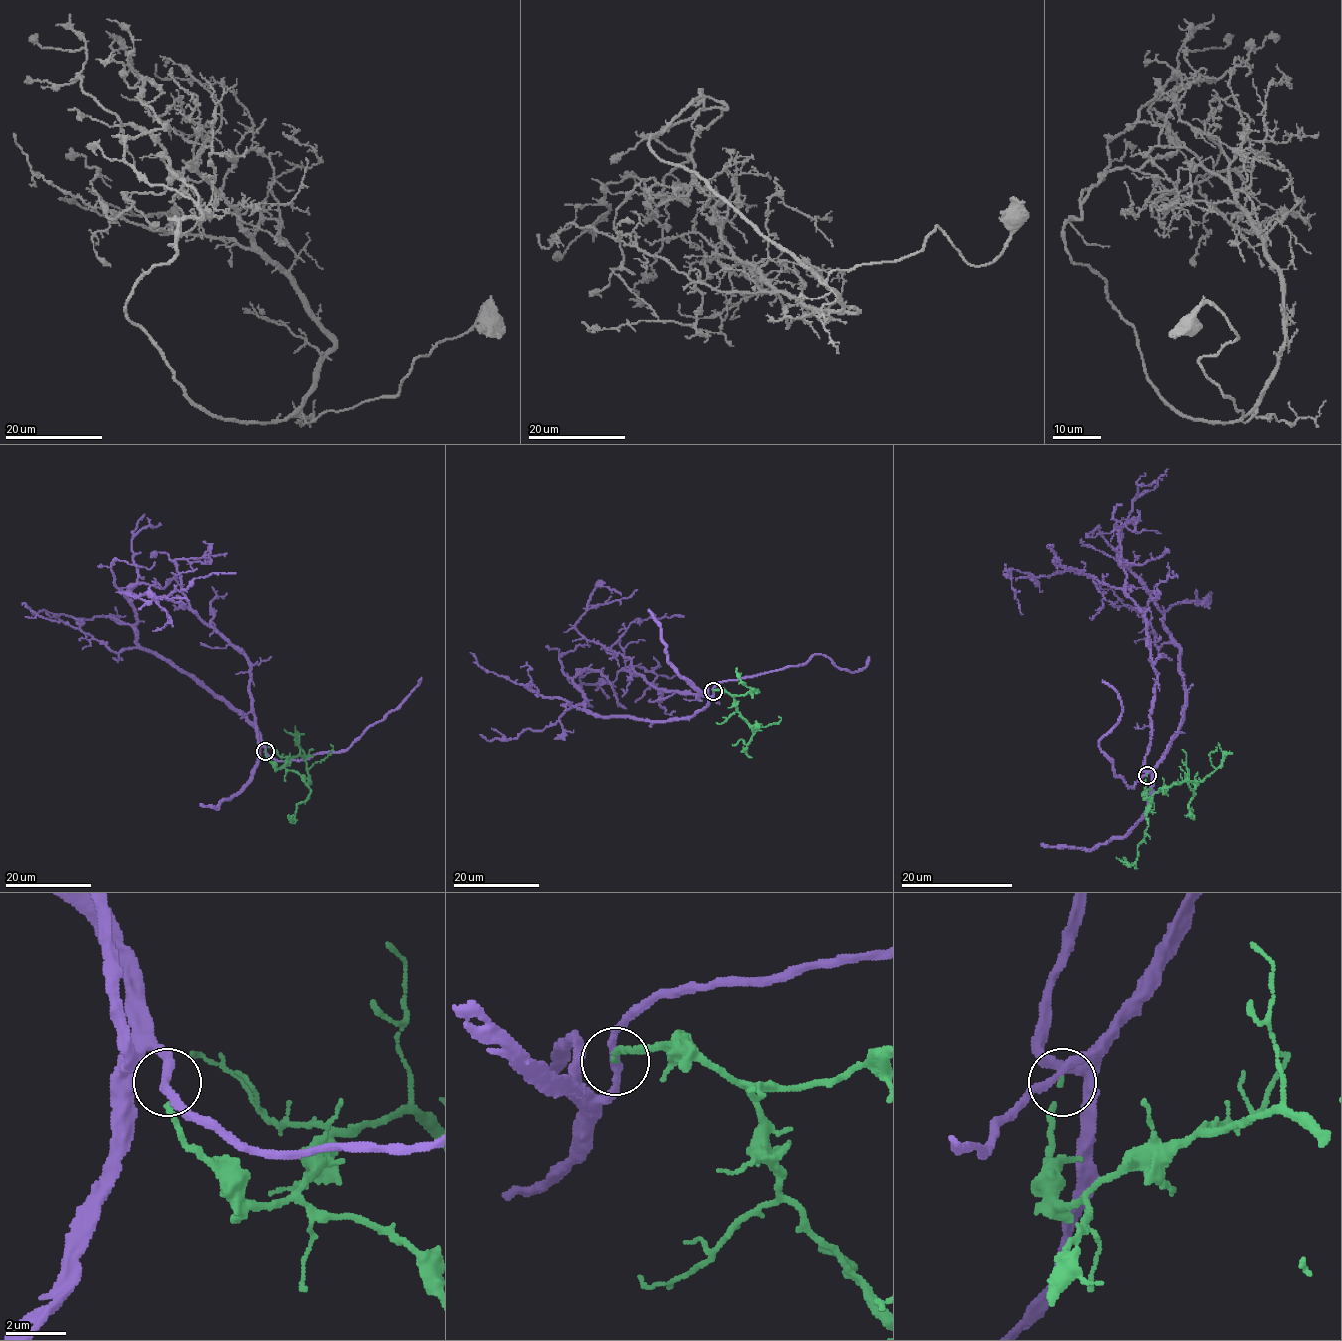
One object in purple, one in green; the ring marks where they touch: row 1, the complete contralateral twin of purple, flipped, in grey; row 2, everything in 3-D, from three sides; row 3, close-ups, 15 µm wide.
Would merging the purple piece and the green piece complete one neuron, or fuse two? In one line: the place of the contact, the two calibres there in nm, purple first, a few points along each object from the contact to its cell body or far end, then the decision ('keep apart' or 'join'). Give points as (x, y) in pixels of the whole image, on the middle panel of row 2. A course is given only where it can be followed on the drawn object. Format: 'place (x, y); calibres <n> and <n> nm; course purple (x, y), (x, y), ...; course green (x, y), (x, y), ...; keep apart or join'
place (713, 691); calibres 240 and 140 nm; course purple (713, 691), (699, 699), (655, 689), (628, 658), (577, 630), (596, 586), (621, 595); course green (713, 691), (727, 691), (733, 698), (738, 712), (754, 729), (746, 744), (741, 739), (732, 744); keep apart

